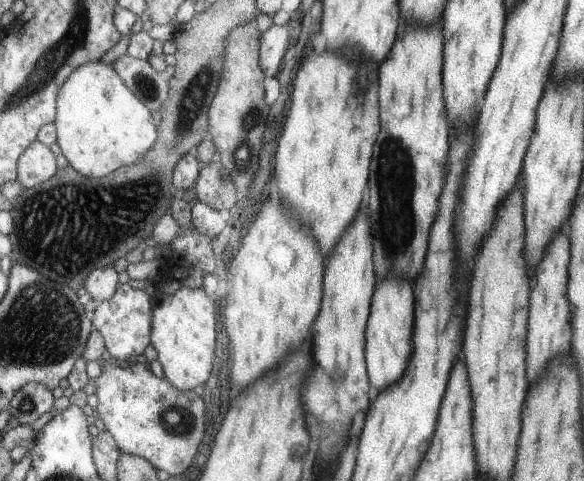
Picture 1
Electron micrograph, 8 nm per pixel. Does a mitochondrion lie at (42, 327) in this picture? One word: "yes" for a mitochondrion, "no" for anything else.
yes

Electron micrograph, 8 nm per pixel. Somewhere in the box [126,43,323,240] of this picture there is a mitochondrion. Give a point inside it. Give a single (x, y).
(193, 95)

